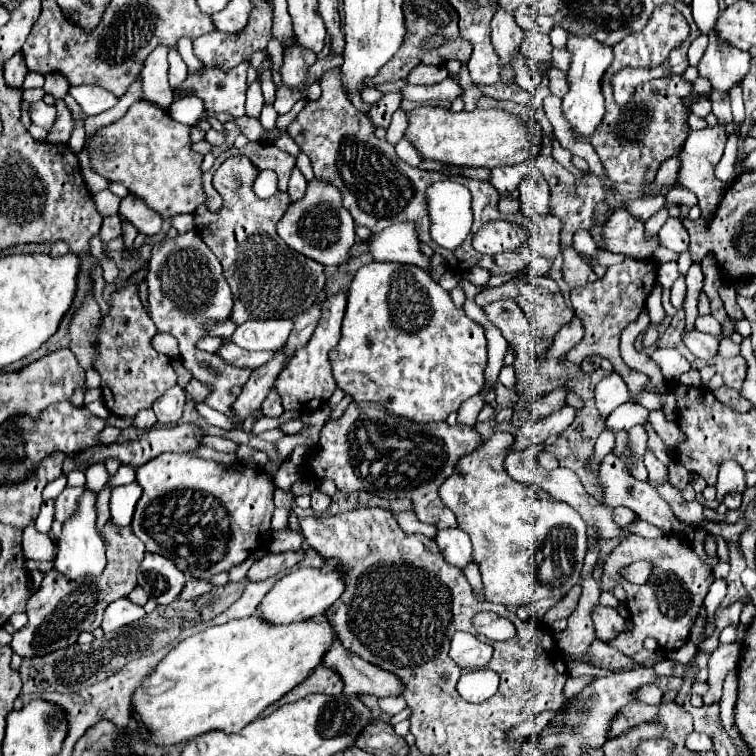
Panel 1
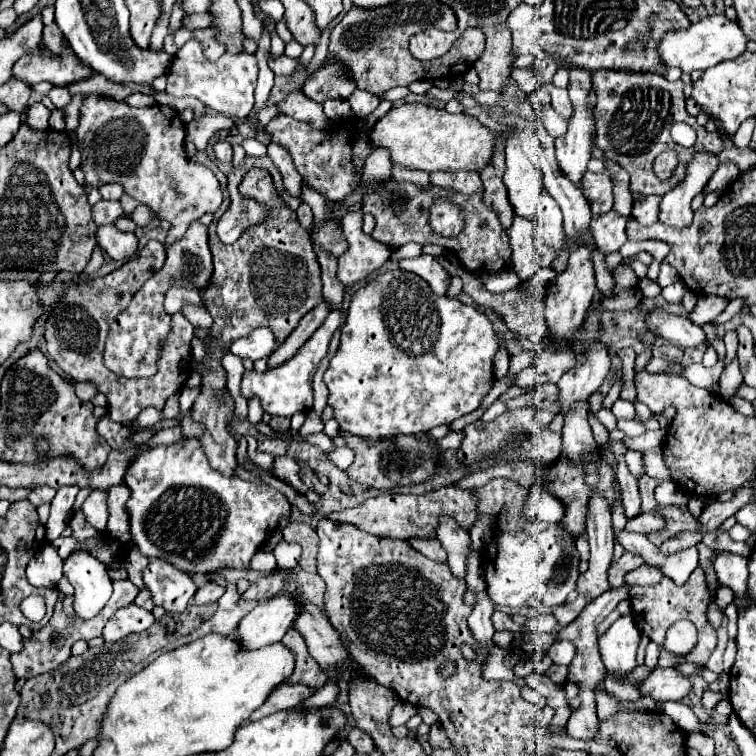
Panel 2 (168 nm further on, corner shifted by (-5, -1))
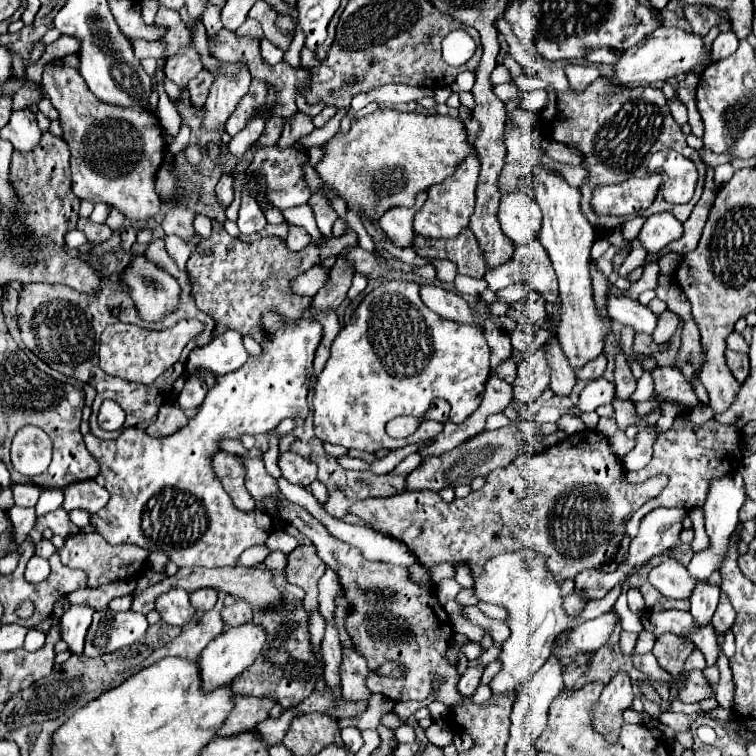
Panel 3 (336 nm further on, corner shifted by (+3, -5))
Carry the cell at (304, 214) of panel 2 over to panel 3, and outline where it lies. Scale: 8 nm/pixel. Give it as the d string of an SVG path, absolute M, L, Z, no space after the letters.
M290 225L290 233L288 233L288 237L286 237L284 243L286 243L286 247L288 247L290 251L298 253L298 251L302 251L304 247L308 247L308 243L310 243L310 235L308 235L302 227Z

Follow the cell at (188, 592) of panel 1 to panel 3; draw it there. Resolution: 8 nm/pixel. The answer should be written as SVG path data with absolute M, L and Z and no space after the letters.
M200 589L200 591L194 591L194 593L190 595L190 601L192 601L192 605L196 607L196 613L198 613L198 617L200 617L202 613L210 611L210 609L216 605L218 593L212 591L212 589Z

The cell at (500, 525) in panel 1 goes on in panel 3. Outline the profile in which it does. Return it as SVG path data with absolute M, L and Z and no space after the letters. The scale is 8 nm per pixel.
M526 549L516 553L502 553L496 559L486 561L484 573L474 581L474 595L480 601L504 607L508 611L508 627L512 631L498 655L502 667L490 683L492 693L496 695L516 693L518 687L524 685L528 679L532 679L532 675L548 661L552 639L560 631L564 631L566 627L576 627L610 611L621 594L624 582L634 573L638 573L647 563L643 562L636 566L603 599L589 601L579 617L572 619L570 615L564 615L560 585L554 581L552 573L544 567L542 555Z

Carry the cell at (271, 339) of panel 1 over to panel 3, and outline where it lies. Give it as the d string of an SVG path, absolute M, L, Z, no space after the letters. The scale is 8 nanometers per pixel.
M226 331L214 337L212 343L198 347L186 361L186 373L210 371L212 375L226 375L244 365L248 353L238 331Z

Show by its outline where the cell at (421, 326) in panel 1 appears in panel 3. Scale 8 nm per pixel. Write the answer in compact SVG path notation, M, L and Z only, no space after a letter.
M382 281L372 293L364 297L364 301L354 311L350 323L338 333L332 343L330 359L326 361L322 373L318 375L316 391L314 391L314 433L318 439L342 445L346 449L398 449L418 441L432 441L440 431L442 423L422 421L418 431L406 439L392 439L384 427L390 419L400 415L422 417L430 407L430 397L446 399L452 405L450 421L462 423L468 419L480 399L484 395L484 383L490 377L490 347L480 335L478 327L454 323L448 319L440 319L440 315L432 313L418 295L420 285L408 281Z

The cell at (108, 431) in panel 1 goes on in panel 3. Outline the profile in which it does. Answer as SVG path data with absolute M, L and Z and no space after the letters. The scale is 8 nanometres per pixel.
M164 403L158 411L158 419L150 423L150 427L146 429L150 435L158 437L158 435L172 435L178 429L182 429L188 423L188 417L184 415L184 411L174 405L174 403Z

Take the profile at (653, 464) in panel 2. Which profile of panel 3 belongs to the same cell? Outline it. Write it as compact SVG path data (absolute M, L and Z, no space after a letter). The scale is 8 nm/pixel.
M615 395L612 405L614 405L614 417L618 421L618 427L630 427L638 421L636 407L634 407L632 401L622 401Z

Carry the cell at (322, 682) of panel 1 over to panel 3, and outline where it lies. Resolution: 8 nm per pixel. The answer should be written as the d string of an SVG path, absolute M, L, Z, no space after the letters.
M234 695L232 701L234 707L226 717L226 721L222 723L222 727L216 731L218 737L232 737L250 731L268 717L268 711L274 705L272 699L256 699L256 697L240 697L240 695Z

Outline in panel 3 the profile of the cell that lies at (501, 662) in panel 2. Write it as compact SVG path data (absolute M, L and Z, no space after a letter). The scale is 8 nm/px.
M476 667L466 669L466 673L464 673L464 675L460 677L460 681L458 681L458 691L460 691L460 695L472 697L474 691L476 691L476 687L478 687L478 683L480 683L480 677L482 677L482 671L480 671L480 669L476 669Z

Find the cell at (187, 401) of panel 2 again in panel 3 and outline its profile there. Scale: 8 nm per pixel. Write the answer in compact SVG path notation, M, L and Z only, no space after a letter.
M190 375L190 377L186 379L184 389L182 389L180 395L176 397L176 403L178 403L184 411L186 411L186 409L198 409L200 403L202 403L202 399L204 399L204 395L206 395L206 391L208 391L206 383L204 383L200 377Z

